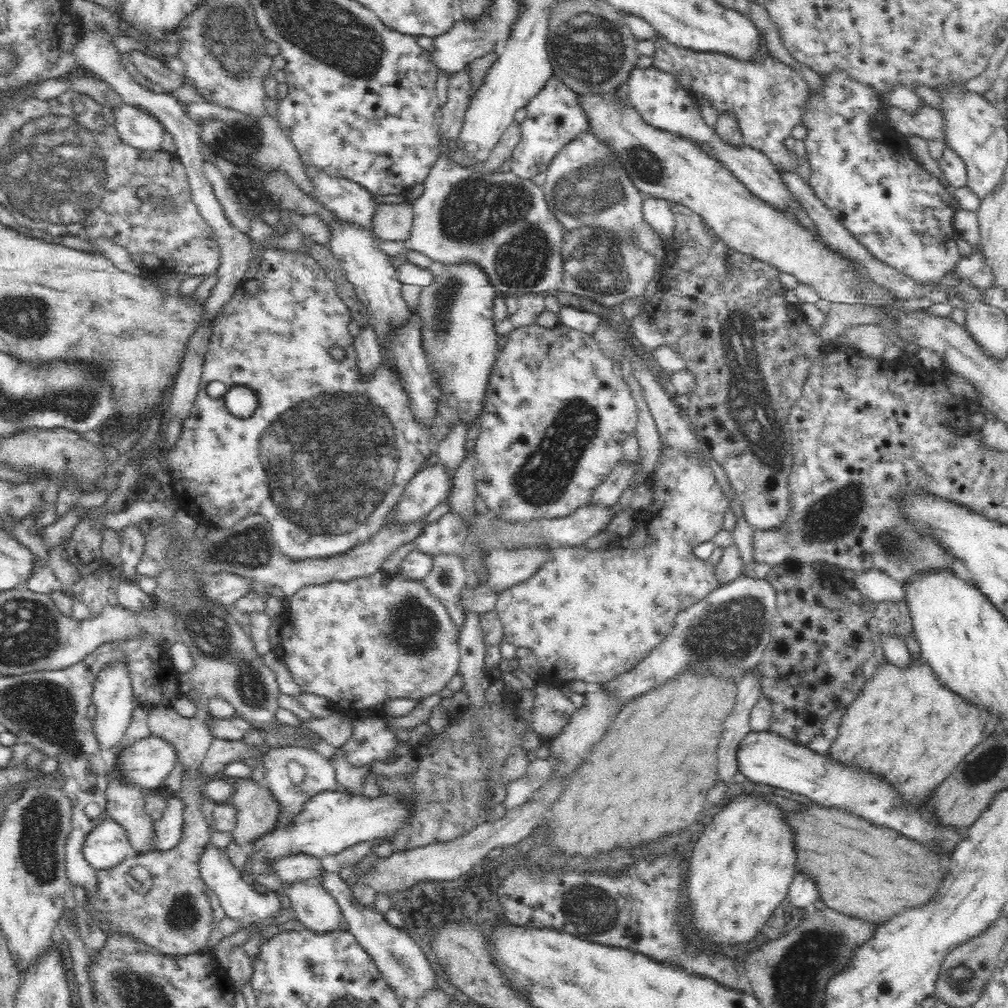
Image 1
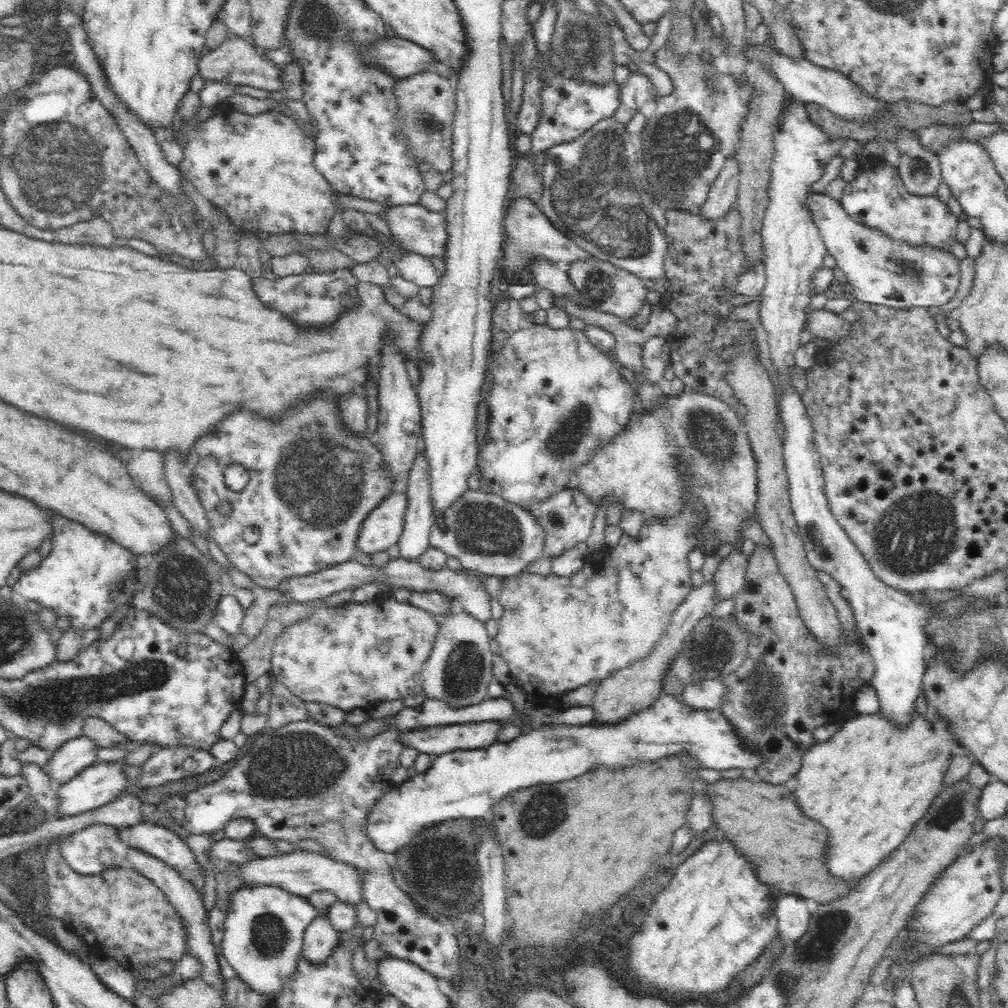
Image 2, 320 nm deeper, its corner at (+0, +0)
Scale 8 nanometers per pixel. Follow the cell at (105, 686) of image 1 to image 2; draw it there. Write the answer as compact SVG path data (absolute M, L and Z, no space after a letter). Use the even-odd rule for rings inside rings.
M80 735L73 741L67 742L60 747L55 757L45 768L45 779L54 780L60 784L68 782L74 778L81 770L87 766L98 762L98 749L102 747L90 736Z

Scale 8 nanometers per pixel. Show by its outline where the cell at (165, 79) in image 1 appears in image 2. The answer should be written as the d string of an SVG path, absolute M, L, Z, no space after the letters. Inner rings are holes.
M229 34L229 39L218 48L204 52L198 60L197 74L203 82L226 84L232 88L247 85L260 90L278 91L282 88L282 71L279 66L264 58L262 48L251 48L248 43L236 35Z

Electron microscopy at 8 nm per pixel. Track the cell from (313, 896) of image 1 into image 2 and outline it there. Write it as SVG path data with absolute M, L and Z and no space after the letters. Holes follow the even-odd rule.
M328 912L316 914L303 934L303 953L312 962L322 962L340 940Z

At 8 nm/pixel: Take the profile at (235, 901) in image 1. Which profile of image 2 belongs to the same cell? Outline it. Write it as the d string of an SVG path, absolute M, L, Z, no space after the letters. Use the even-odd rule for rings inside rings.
M244 884L240 888L230 890L226 919L224 920L224 936L221 942L223 955L237 975L245 980L254 990L270 995L280 988L280 984L292 974L298 956L303 952L303 934L306 926L316 914L327 910L316 910L306 898L290 894L287 890L272 884Z

